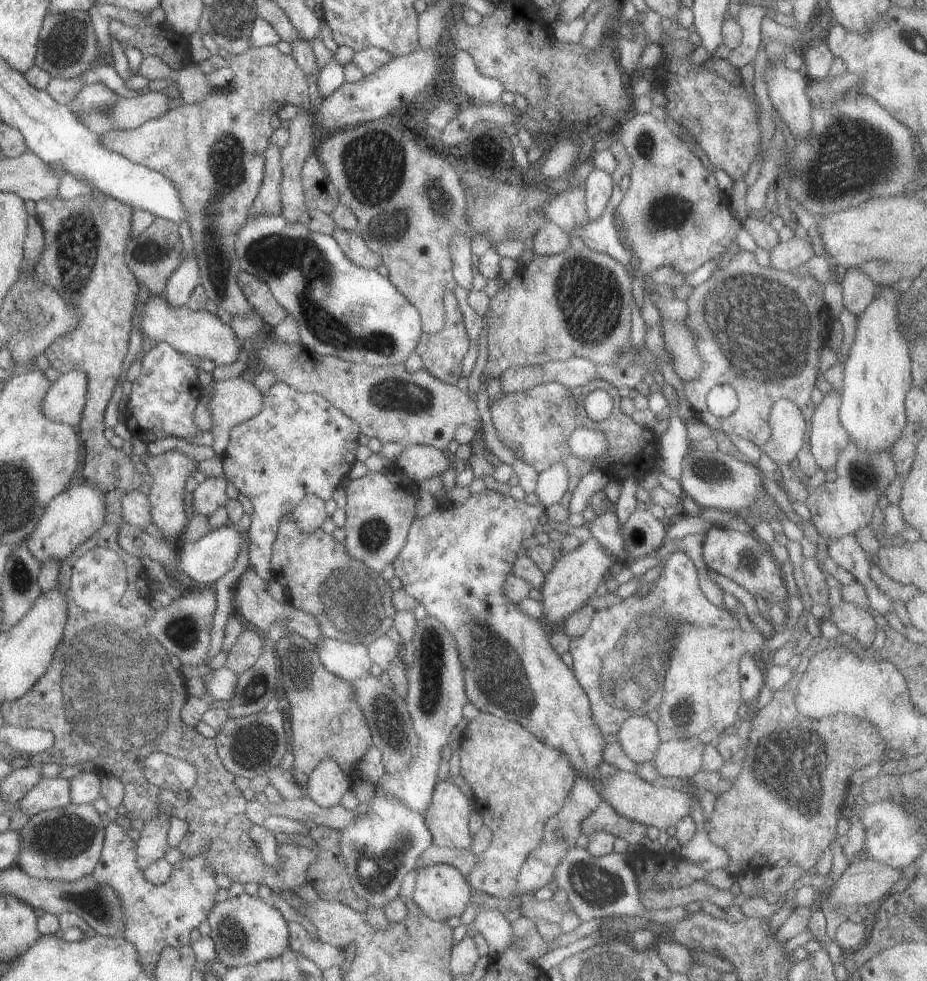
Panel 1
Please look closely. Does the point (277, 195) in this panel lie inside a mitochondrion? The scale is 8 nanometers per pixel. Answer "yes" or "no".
no

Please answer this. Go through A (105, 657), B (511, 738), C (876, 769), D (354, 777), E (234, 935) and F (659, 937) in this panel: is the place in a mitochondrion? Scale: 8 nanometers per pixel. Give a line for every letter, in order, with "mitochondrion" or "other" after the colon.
A: mitochondrion
B: other
C: other
D: other
E: mitochondrion
F: other

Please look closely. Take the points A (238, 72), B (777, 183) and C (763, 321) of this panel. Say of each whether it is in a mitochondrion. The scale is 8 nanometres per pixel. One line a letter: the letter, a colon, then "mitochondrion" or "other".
A: other
B: other
C: mitochondrion

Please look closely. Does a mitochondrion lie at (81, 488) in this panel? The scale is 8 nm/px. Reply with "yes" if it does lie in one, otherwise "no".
no

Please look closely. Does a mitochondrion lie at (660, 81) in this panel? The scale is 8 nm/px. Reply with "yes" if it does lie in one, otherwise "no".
no

